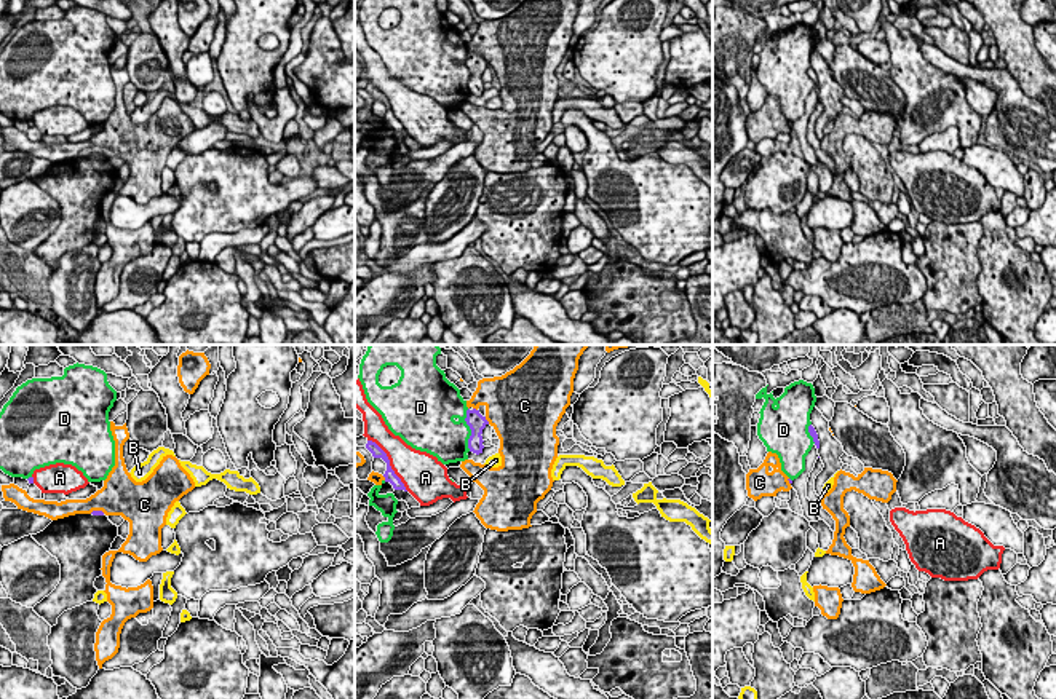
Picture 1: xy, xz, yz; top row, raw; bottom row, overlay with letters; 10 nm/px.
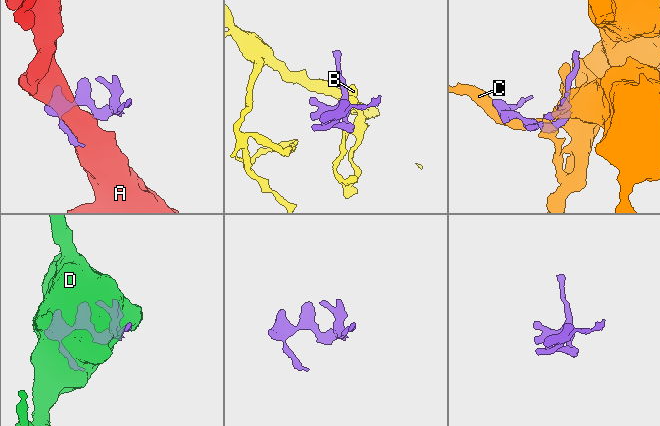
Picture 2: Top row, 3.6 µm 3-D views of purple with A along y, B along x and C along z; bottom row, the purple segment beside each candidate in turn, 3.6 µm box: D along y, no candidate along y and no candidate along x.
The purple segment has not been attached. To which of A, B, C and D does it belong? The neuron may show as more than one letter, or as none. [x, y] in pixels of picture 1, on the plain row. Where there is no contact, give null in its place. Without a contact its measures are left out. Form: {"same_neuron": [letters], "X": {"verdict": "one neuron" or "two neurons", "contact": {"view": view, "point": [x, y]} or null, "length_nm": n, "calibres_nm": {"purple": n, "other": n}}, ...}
{"same_neuron": ["B"], "A": {"verdict": "two neurons", "contact": {"view": "xz", "point": [389, 106]}, "length_nm": 650, "calibres_nm": {"purple": 120, "other": 360}}, "B": {"verdict": "one neuron", "contact": {"view": "yz", "point": [825, 133]}, "length_nm": 60, "calibres_nm": {"purple": 30, "other": 90}}, "C": {"verdict": "two neurons", "contact": {"view": "xz", "point": [486, 63]}, "length_nm": 100, "calibres_nm": {"purple": 180, "other": 460}}, "D": {"verdict": "two neurons", "contact": {"view": "xz", "point": [470, 71]}, "length_nm": 440, "calibres_nm": {"purple": 180, "other": 380}}}

